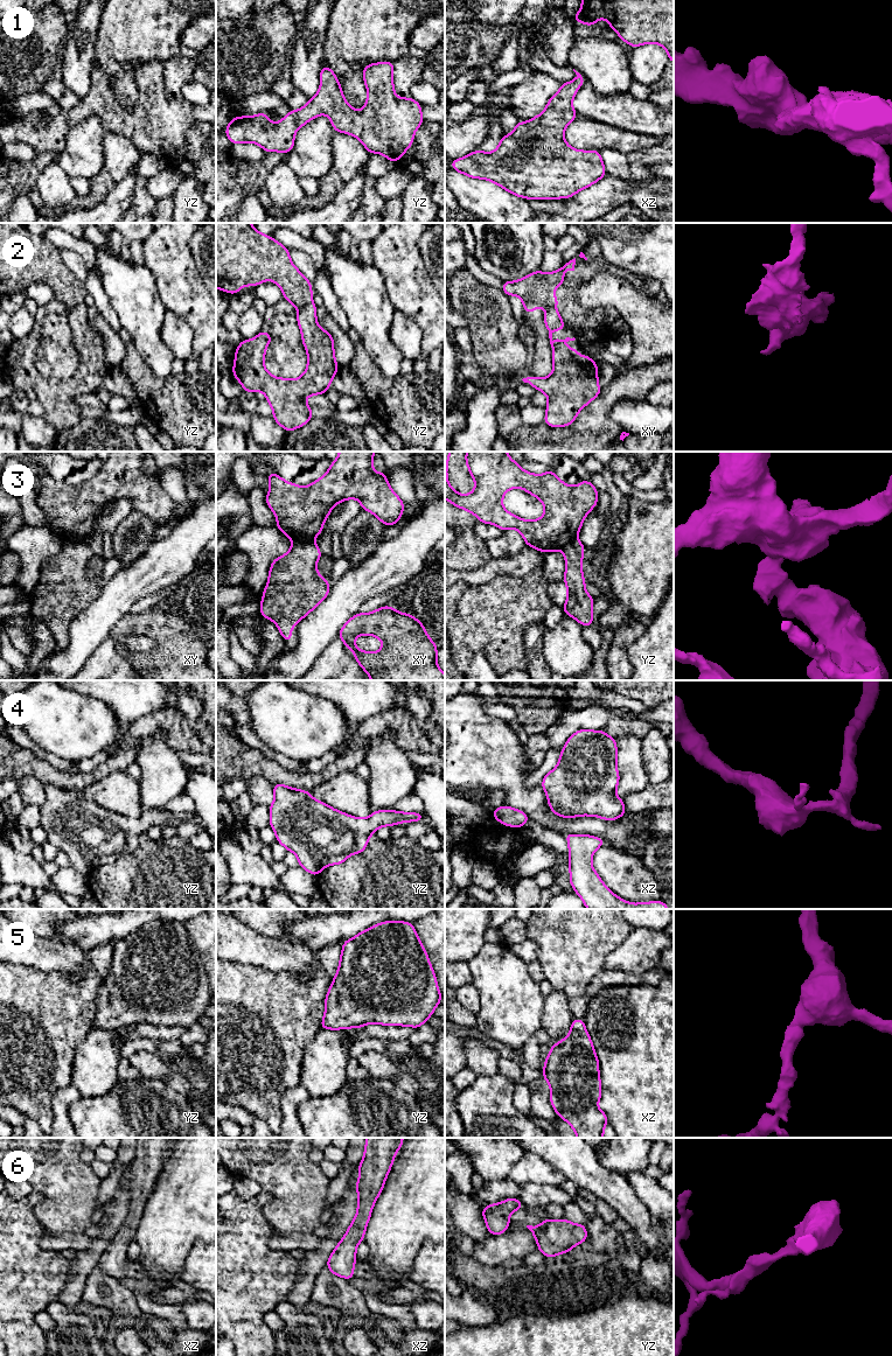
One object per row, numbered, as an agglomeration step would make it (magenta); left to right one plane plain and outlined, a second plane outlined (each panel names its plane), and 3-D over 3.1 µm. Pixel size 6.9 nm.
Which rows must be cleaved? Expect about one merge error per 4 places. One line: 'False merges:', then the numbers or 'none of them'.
False merges: 2, 3

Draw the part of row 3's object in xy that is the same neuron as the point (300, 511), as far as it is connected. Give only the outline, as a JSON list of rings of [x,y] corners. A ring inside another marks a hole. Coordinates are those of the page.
[[[340,452],[327,473],[307,487],[290,483],[276,473],[266,474],[270,491],[266,504],[274,512],[277,527],[293,543],[313,540],[322,532],[323,523],[335,504],[349,498],[360,501],[362,510],[374,513],[382,524],[391,526],[400,518],[405,504],[390,488],[385,473],[372,470],[376,452]]]

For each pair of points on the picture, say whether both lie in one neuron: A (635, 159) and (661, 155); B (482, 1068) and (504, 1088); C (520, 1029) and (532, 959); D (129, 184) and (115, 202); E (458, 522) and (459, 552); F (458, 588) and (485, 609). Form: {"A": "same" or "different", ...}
{"A": "same", "B": "different", "C": "different", "D": "same", "E": "same", "F": "different"}

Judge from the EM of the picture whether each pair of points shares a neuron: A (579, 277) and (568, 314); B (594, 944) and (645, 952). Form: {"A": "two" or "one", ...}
{"A": "one", "B": "two"}

